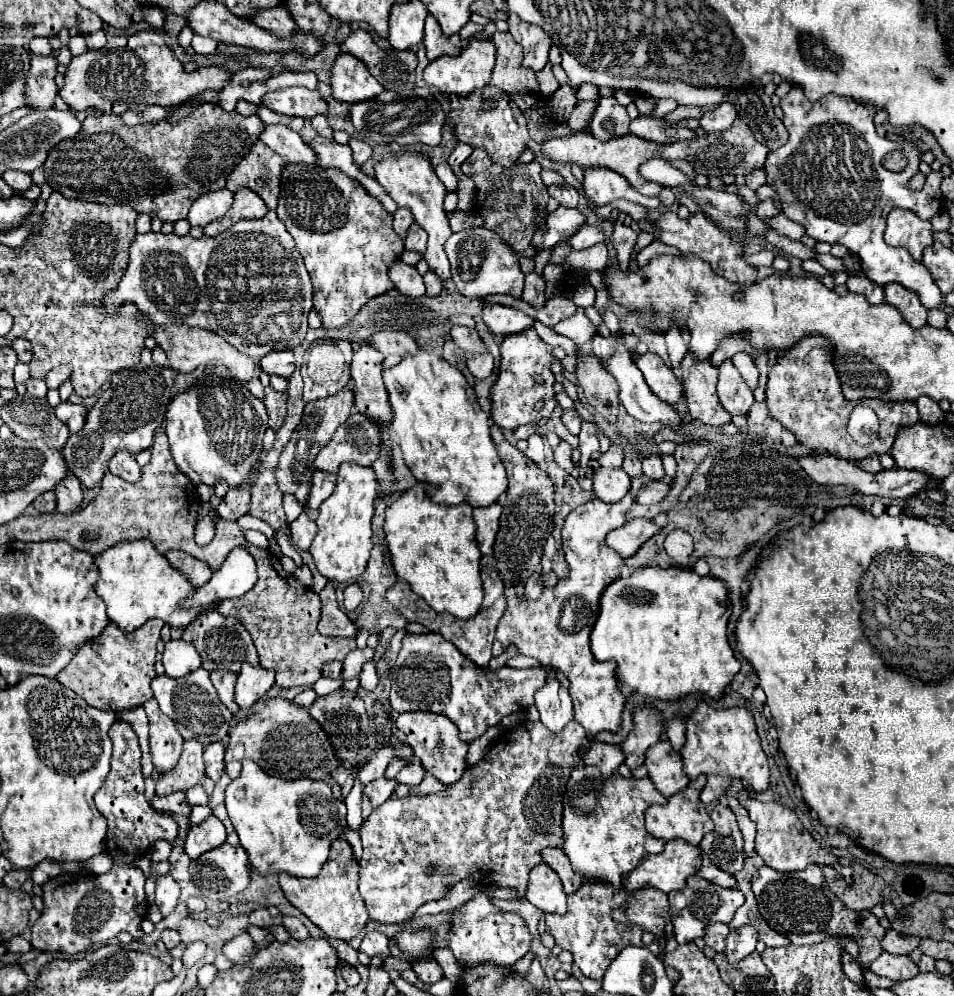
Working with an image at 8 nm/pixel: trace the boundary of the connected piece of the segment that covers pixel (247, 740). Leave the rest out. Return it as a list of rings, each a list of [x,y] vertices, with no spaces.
[[[274,697],[266,701],[266,707],[234,729],[230,729],[230,741],[226,745],[226,771],[230,779],[240,775],[242,759],[252,759],[272,777],[280,779],[332,779],[342,761],[336,757],[336,749],[324,735],[324,729],[316,719],[310,717],[308,709],[288,701],[284,697]]]

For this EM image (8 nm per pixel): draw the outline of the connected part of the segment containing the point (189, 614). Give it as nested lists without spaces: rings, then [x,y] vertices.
[[[134,539],[134,541],[120,541],[108,551],[94,557],[100,579],[94,585],[96,593],[104,599],[108,607],[108,619],[116,623],[122,631],[134,631],[144,625],[148,619],[162,619],[170,627],[186,629],[196,617],[212,607],[182,607],[184,601],[192,599],[196,587],[190,579],[176,571],[168,559],[156,551],[150,539]]]

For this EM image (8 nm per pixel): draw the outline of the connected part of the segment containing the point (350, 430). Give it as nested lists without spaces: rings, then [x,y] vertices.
[[[352,413],[348,421],[338,427],[330,443],[316,455],[314,467],[320,471],[336,473],[340,463],[350,461],[356,465],[372,465],[380,453],[380,431],[360,413]]]

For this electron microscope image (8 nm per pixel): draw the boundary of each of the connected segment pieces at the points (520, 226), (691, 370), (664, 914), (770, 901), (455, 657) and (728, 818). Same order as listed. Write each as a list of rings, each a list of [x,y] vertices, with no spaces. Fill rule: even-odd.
[[[474,149],[474,153],[462,163],[462,173],[466,173],[476,187],[476,201],[474,211],[484,219],[484,227],[490,227],[500,237],[504,237],[506,243],[512,243],[514,251],[524,251],[532,243],[532,235],[536,229],[536,217],[540,211],[540,219],[546,219],[546,203],[548,203],[548,191],[546,185],[540,179],[540,163],[532,161],[526,165],[516,165],[512,169],[504,169],[492,159],[488,159],[488,153],[484,149]]]
[[[686,353],[680,361],[680,383],[684,387],[684,399],[692,419],[706,425],[724,425],[730,423],[730,413],[724,411],[716,395],[718,369],[712,365],[712,359],[698,359],[692,353]]]
[[[584,883],[568,895],[568,913],[564,917],[546,915],[546,933],[556,939],[556,945],[574,955],[574,963],[586,977],[602,979],[608,963],[620,953],[620,947],[630,943],[642,945],[642,933],[646,931],[654,931],[658,937],[660,933],[664,935],[669,911],[668,895],[654,887],[624,893],[604,887],[604,883]]]
[[[810,863],[804,871],[794,873],[778,873],[772,867],[760,867],[752,875],[752,891],[758,901],[758,911],[764,921],[778,931],[780,935],[788,937],[794,945],[812,945],[820,943],[828,935],[848,935],[858,941],[860,957],[858,963],[868,967],[880,953],[882,945],[880,939],[884,937],[886,929],[880,925],[878,917],[872,911],[854,911],[848,909],[826,885],[822,869],[816,863]]]
[[[408,633],[402,641],[402,649],[396,659],[394,675],[392,675],[392,691],[390,691],[390,705],[396,713],[406,711],[432,711],[438,715],[448,717],[456,727],[458,735],[464,743],[472,743],[484,731],[492,725],[498,725],[506,715],[528,709],[534,703],[534,695],[538,687],[544,687],[546,683],[546,671],[542,667],[530,667],[530,669],[514,669],[514,667],[500,667],[494,671],[484,671],[478,665],[470,663],[466,655],[462,655],[456,645],[448,639],[444,639],[438,633],[422,633],[414,635]]]
[[[714,807],[710,813],[714,821],[714,831],[708,833],[700,847],[716,867],[736,875],[742,869],[744,863],[744,851],[742,851],[742,833],[736,823],[736,815],[730,807]]]

